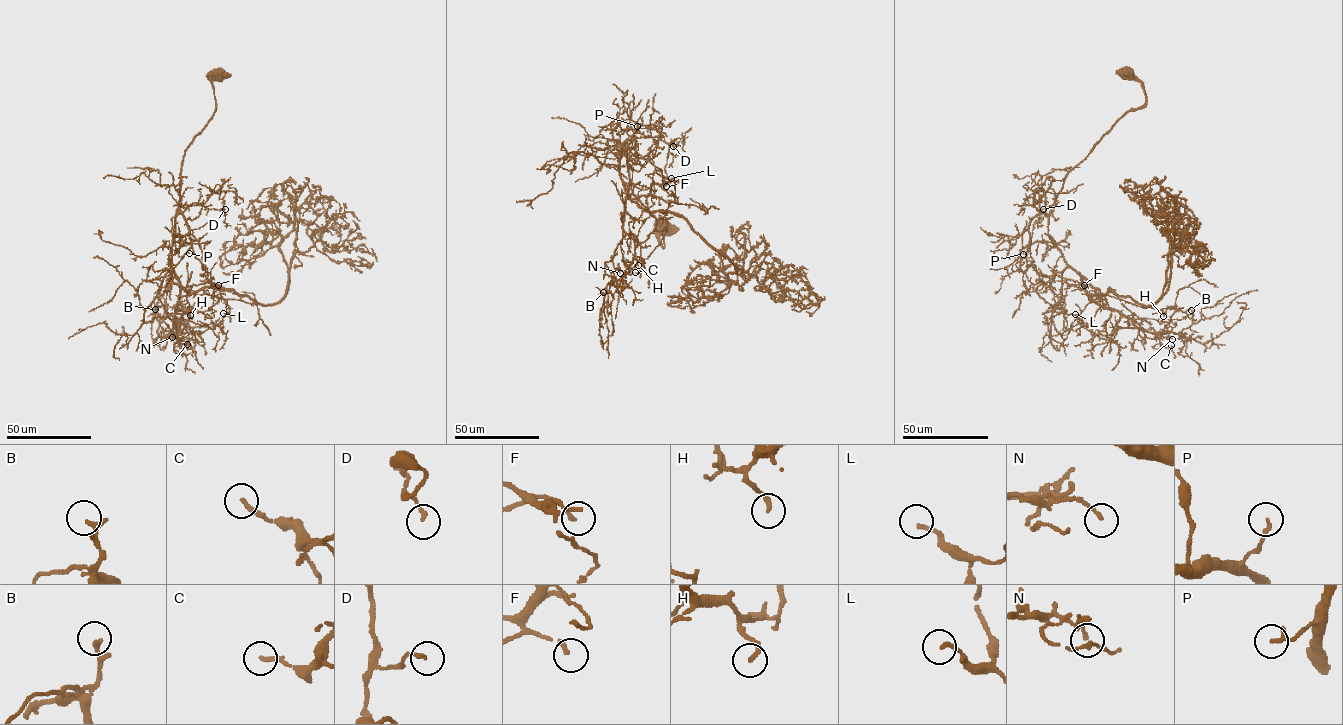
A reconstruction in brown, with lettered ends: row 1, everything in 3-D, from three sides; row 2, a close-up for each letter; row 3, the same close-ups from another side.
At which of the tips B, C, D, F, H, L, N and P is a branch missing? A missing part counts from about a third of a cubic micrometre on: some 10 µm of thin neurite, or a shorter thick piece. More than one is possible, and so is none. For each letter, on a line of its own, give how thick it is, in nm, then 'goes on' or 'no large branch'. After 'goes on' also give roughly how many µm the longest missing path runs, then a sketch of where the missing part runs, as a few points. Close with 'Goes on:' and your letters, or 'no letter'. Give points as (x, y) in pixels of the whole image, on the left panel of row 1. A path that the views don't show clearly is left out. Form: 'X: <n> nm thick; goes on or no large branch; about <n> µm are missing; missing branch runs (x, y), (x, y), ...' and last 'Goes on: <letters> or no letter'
B: 150 nm thick; no large branch
C: 190 nm thick; no large branch
D: 140 nm thick; no large branch
F: 160 nm thick; no large branch
H: 190 nm thick; no large branch
L: 150 nm thick; goes on; about 15 µm are missing; missing branch runs (223, 313), (212, 311), (209, 315)
N: 130 nm thick; no large branch
P: 170 nm thick; no large branch
Goes on: L

